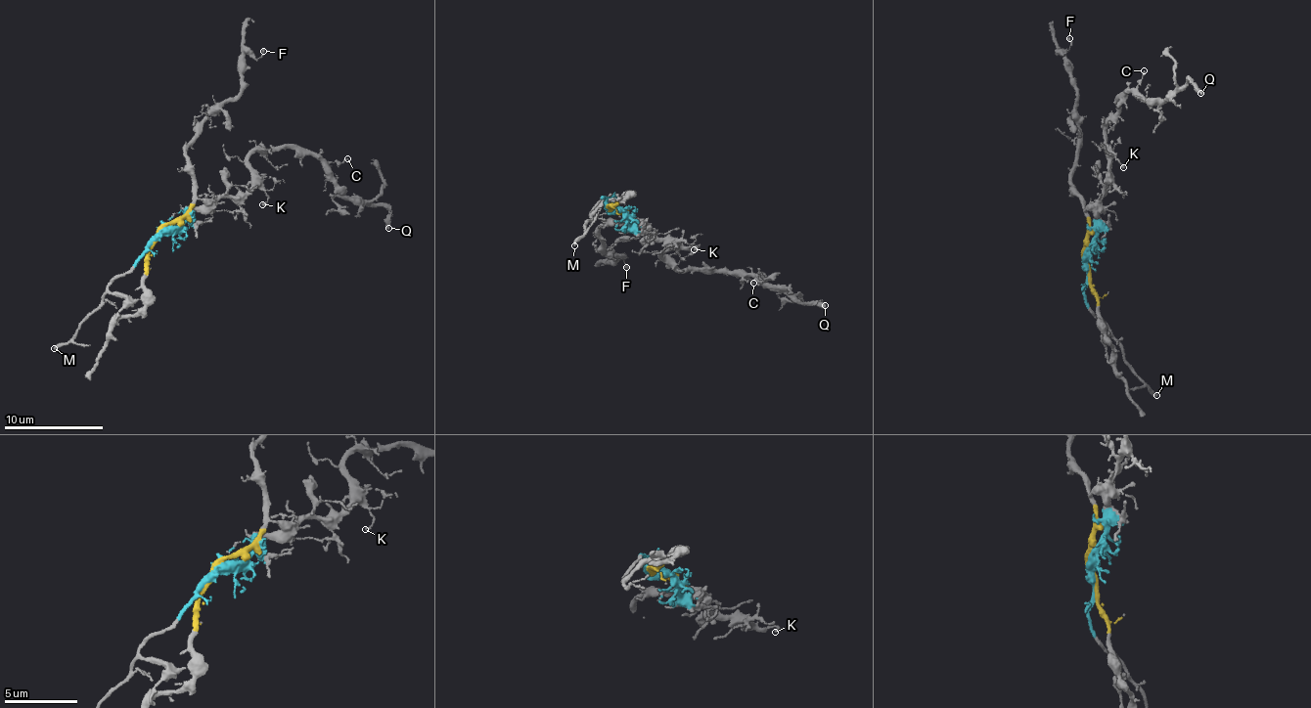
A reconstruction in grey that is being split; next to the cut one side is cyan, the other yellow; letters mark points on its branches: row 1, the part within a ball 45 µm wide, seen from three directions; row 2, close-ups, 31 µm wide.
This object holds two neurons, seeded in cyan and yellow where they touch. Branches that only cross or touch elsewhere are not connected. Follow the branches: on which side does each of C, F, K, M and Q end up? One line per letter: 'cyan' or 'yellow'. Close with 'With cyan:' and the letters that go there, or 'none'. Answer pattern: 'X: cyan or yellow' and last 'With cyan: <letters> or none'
C: cyan
F: yellow
K: cyan
M: cyan
Q: cyan
With cyan: C, K, M, Q

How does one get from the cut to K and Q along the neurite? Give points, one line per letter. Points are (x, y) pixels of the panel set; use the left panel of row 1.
K: (159, 233), (169, 234), (225, 195), (244, 198), (261, 187), (267, 198), (262, 205)
Q: (159, 233), (224, 196), (241, 197), (248, 156), (283, 148), (312, 152), (337, 188), (384, 205), (387, 229)

